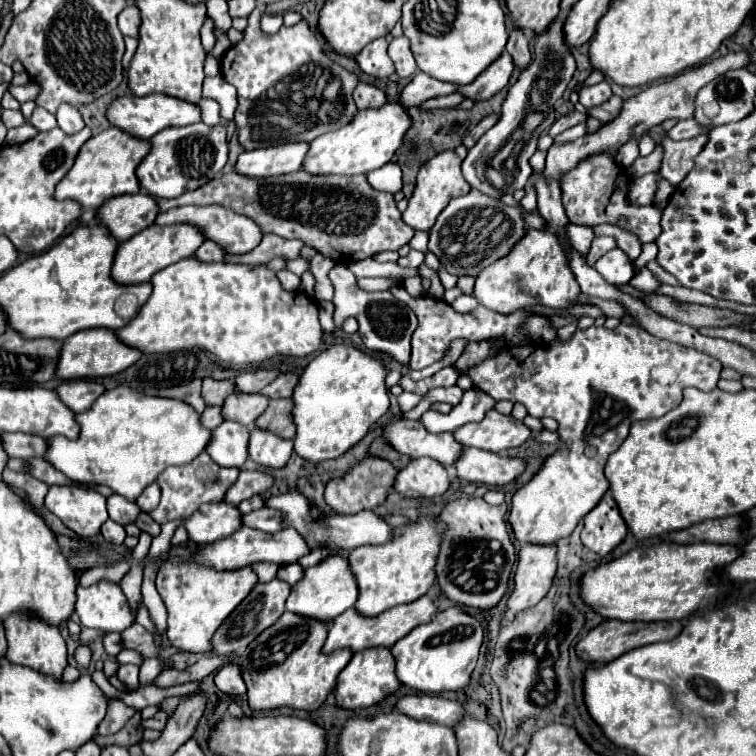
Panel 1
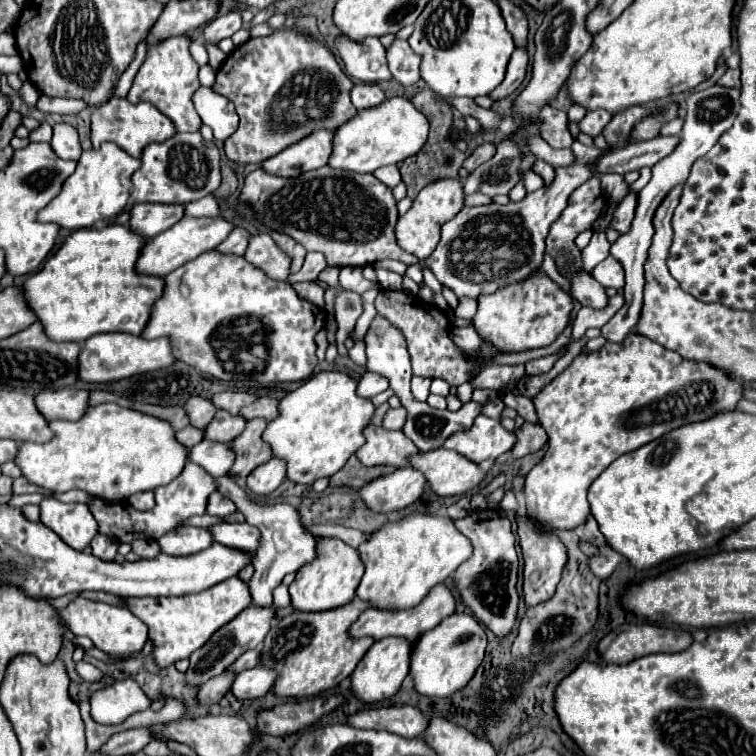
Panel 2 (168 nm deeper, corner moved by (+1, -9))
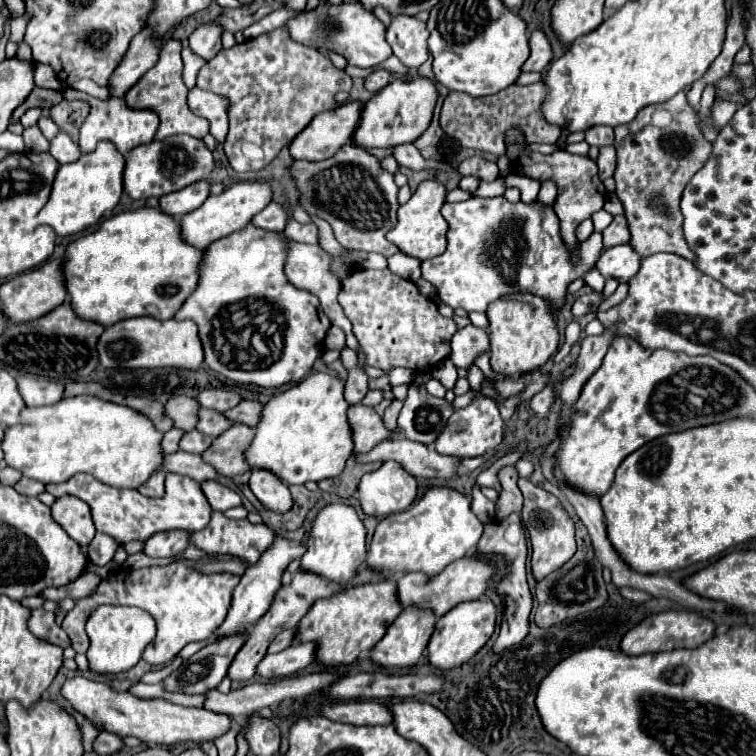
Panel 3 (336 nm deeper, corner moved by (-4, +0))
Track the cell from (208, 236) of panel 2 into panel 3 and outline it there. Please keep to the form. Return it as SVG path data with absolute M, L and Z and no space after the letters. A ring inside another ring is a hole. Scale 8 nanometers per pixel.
M237 182L229 188L225 188L219 196L209 196L203 206L199 206L197 210L185 214L179 220L179 228L181 228L181 236L185 244L191 244L193 248L207 248L211 242L233 234L241 228L245 228L249 224L249 220L261 212L267 204L271 202L271 188L269 184L261 184L261 182Z

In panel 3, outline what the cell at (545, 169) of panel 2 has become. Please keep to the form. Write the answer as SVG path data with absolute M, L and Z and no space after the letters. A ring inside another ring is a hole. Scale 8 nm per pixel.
M545 180L541 184L541 190L539 190L539 202L543 204L551 204L557 196L557 190L555 190L555 184L551 184L551 180Z

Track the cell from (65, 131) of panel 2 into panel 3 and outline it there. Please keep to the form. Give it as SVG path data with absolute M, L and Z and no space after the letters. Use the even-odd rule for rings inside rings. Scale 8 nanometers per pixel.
M59 130L59 134L51 140L51 148L49 152L53 154L55 160L59 160L61 164L67 164L67 162L75 162L81 152L79 152L79 144L71 140L71 136L67 136L65 132Z

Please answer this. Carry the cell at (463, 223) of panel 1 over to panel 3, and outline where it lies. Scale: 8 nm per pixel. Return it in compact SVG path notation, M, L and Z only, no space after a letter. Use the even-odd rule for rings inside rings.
M503 196L497 198L469 198L465 202L445 202L441 208L441 214L449 222L447 232L447 250L441 256L435 256L431 260L425 260L421 264L421 276L429 280L437 288L437 296L453 306L453 308L465 308L467 312L479 310L485 312L489 302L497 300L503 294L513 292L533 292L537 296L543 296L545 300L553 302L557 308L563 304L567 294L567 284L575 278L579 278L585 270L589 270L603 248L603 236L599 232L593 232L583 244L581 244L581 260L577 264L569 262L567 248L561 242L559 236L559 222L553 210L553 204L545 206L539 200L525 204L525 202L509 202Z

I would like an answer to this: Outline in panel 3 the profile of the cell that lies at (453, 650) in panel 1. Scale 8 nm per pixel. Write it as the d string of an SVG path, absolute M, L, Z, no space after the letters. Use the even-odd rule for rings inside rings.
M487 600L463 602L463 604L457 604L455 608L451 608L451 612L443 614L443 618L439 618L435 624L433 636L427 646L427 658L429 658L431 666L435 666L441 672L449 672L449 670L465 664L467 660L471 660L491 638L491 634L495 630L495 616L497 616L497 610Z

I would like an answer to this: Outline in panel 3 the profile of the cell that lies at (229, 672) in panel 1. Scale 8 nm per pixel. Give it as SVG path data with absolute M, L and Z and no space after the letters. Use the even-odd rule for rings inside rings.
M291 644L291 648L285 648L283 652L267 654L257 666L257 676L263 680L293 676L313 662L313 654L315 644Z

